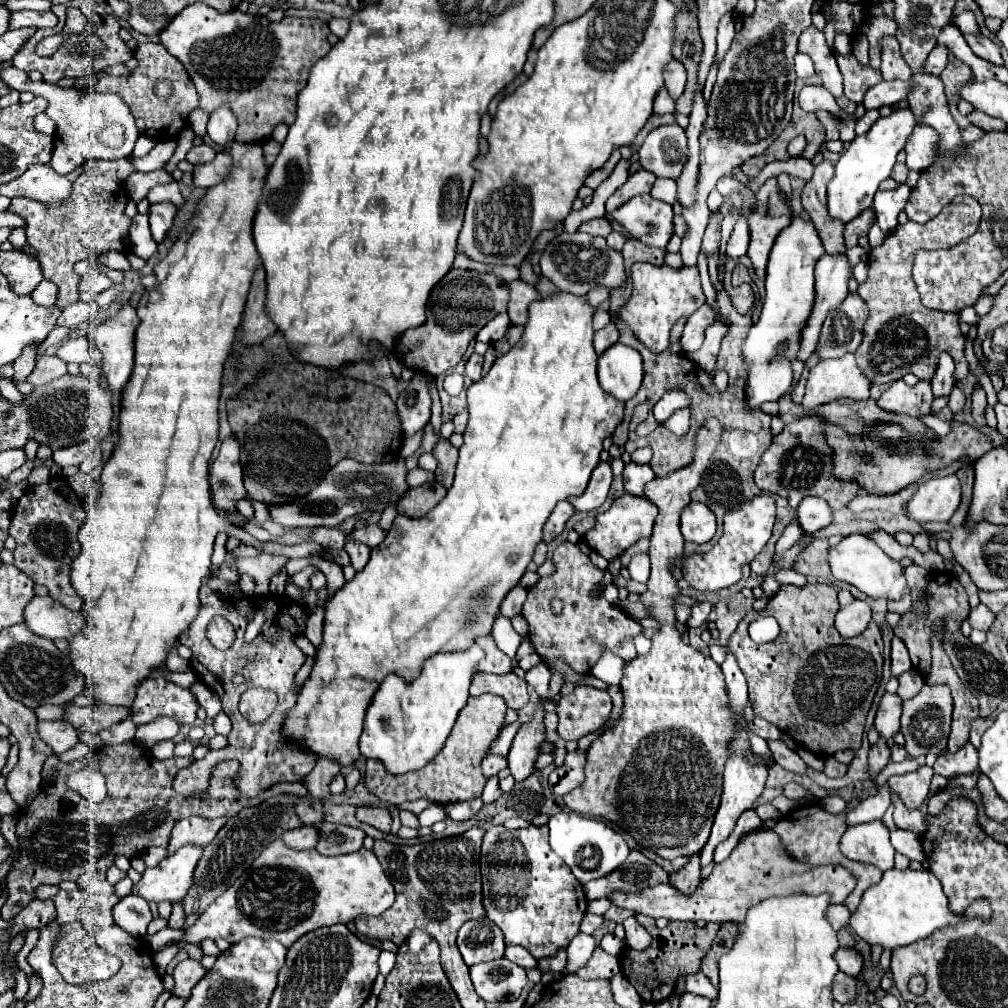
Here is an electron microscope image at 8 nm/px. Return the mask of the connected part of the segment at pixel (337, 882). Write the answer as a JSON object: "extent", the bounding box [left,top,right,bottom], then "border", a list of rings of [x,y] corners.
{"extent":[181,838,396,948],"border":[[[276,838],[264,848],[264,852],[254,860],[254,864],[222,896],[218,896],[204,914],[198,916],[196,924],[186,928],[181,941],[200,944],[206,938],[212,940],[224,938],[230,944],[236,944],[246,936],[254,936],[254,938],[272,938],[290,948],[300,936],[316,928],[332,924],[348,924],[358,916],[380,916],[394,904],[394,896],[396,896],[394,888],[386,878],[380,862],[366,848],[360,848],[360,852],[344,856],[322,856],[316,850],[294,850],[286,846],[282,838]]]}

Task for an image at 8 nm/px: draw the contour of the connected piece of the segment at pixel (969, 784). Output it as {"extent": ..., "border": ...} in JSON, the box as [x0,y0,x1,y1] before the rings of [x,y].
{"extent":[948,774,978,788],"border":[[[970,774],[970,776],[956,776],[950,780],[948,788],[954,788],[954,786],[962,786],[962,788],[974,788],[978,782],[978,776],[976,774]]]}

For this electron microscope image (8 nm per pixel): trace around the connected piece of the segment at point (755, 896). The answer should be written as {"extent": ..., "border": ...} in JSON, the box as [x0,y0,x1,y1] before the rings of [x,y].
{"extent":[608,830,854,924],"border":[[[758,830],[746,834],[732,854],[714,866],[712,874],[700,882],[700,888],[694,896],[678,894],[670,884],[660,884],[646,888],[642,892],[612,892],[608,900],[624,910],[634,914],[644,914],[650,918],[668,918],[668,920],[704,920],[704,922],[734,922],[744,924],[748,908],[756,906],[760,900],[772,896],[790,896],[790,894],[822,894],[828,892],[832,904],[842,904],[846,896],[854,890],[854,876],[840,866],[822,866],[812,868],[792,860],[784,850],[780,850],[780,840],[772,830]]]}

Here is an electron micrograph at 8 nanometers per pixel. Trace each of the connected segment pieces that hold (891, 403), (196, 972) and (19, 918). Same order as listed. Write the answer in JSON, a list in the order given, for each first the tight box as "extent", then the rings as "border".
[{"extent":[878,380,932,418],"border":[[[904,380],[892,382],[892,386],[878,398],[878,408],[896,414],[908,414],[912,418],[922,418],[930,414],[932,404],[932,386],[930,382],[920,380],[916,386],[908,386]]]},{"extent":[172,960,206,998],"border":[[[184,960],[180,962],[176,968],[174,968],[174,980],[176,980],[176,986],[172,990],[174,996],[182,996],[182,998],[188,998],[190,996],[190,990],[202,980],[202,976],[206,974],[206,968],[196,962],[196,960]]]},{"extent":[8,900,56,938],"border":[[[32,900],[22,912],[14,916],[14,924],[8,928],[10,938],[28,930],[42,930],[46,924],[50,924],[56,918],[52,900]]]}]

